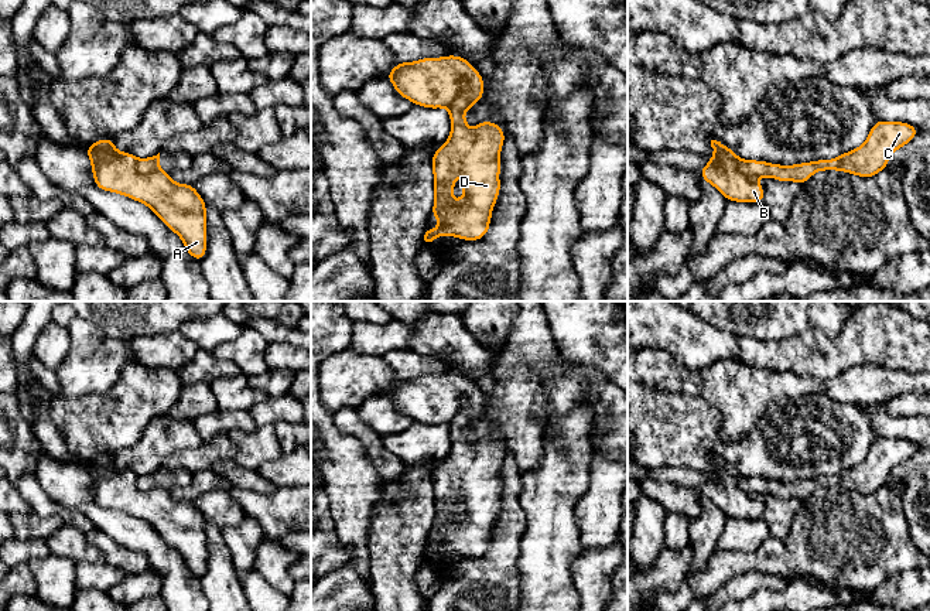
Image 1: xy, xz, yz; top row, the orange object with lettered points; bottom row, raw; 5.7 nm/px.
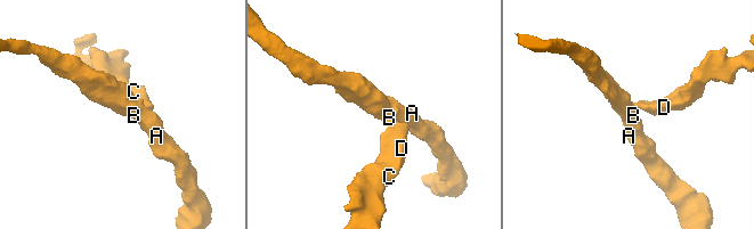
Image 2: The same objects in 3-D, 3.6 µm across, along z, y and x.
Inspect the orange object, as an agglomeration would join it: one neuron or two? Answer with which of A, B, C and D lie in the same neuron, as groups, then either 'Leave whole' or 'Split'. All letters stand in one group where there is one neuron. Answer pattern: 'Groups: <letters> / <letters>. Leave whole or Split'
Groups: A B / C D. Split

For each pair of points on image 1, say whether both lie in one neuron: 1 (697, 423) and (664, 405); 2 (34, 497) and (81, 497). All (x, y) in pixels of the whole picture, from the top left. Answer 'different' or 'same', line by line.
1: same
2: different

